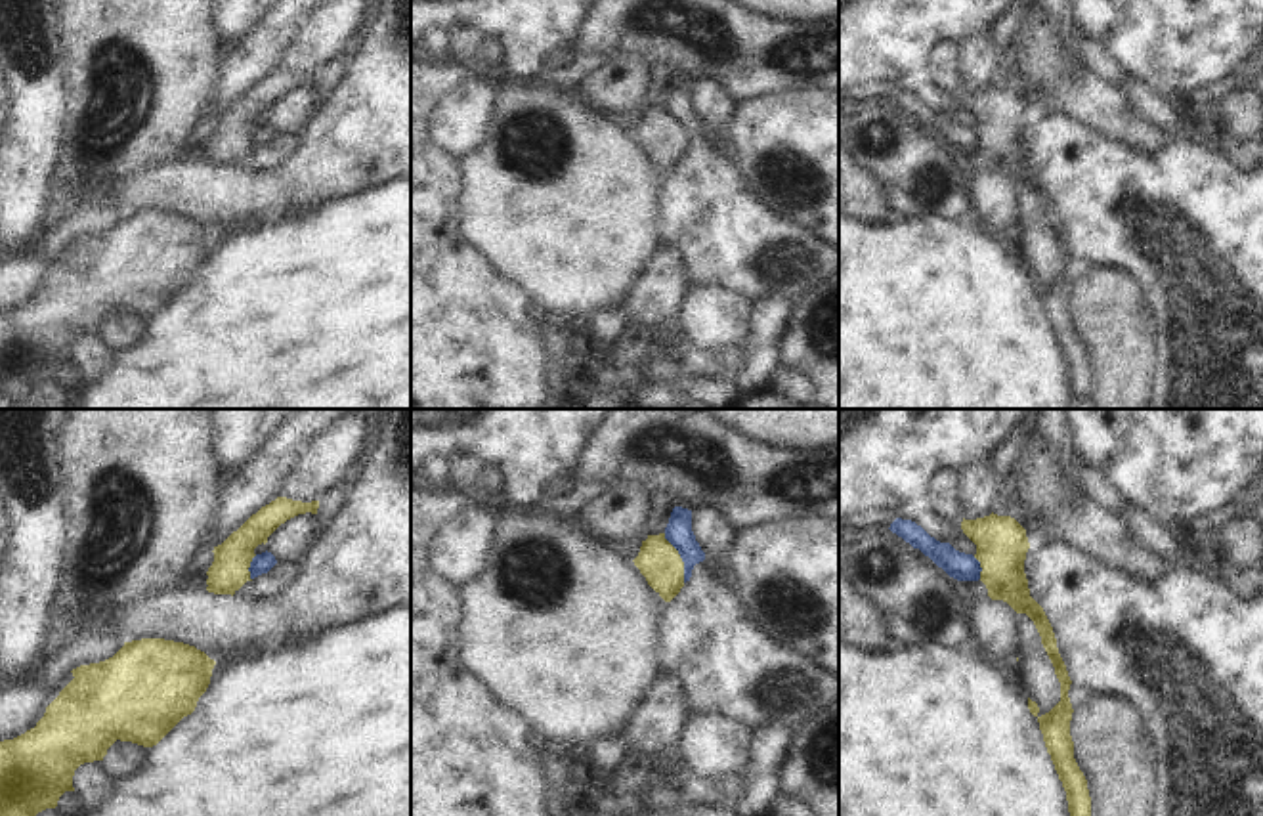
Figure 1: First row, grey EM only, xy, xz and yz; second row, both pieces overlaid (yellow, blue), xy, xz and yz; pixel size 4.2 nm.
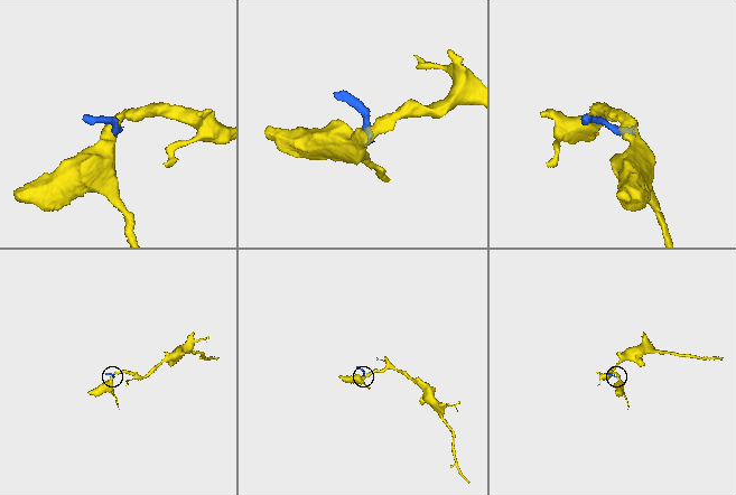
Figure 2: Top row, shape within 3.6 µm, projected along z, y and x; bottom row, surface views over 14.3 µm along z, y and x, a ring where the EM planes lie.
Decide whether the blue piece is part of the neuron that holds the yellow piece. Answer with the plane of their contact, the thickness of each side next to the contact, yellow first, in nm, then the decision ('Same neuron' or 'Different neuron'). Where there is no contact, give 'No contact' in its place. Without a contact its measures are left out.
Touches yellow in xz. Thickness 180 nm (yellow) against 110 nm. Different neuron.

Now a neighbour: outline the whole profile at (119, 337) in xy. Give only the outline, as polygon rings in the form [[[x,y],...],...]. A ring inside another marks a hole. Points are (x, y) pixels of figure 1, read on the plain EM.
[[[117,311],[103,329],[103,338],[115,352],[138,348],[149,333],[149,319]]]

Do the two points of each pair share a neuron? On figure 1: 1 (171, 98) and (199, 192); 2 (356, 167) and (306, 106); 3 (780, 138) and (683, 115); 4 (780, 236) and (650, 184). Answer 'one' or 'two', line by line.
1: two
2: two
3: two
4: two

